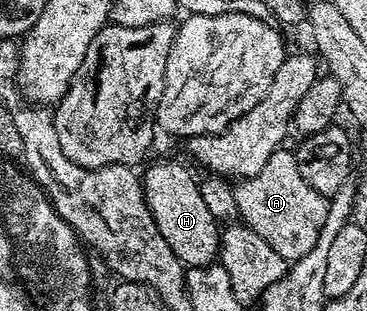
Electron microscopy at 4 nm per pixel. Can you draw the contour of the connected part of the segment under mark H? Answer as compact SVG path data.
M155 163L147 172L142 172L141 182L153 221L184 268L208 267L216 262L219 258L221 224L205 206L196 176L191 176L190 169L183 163Z

